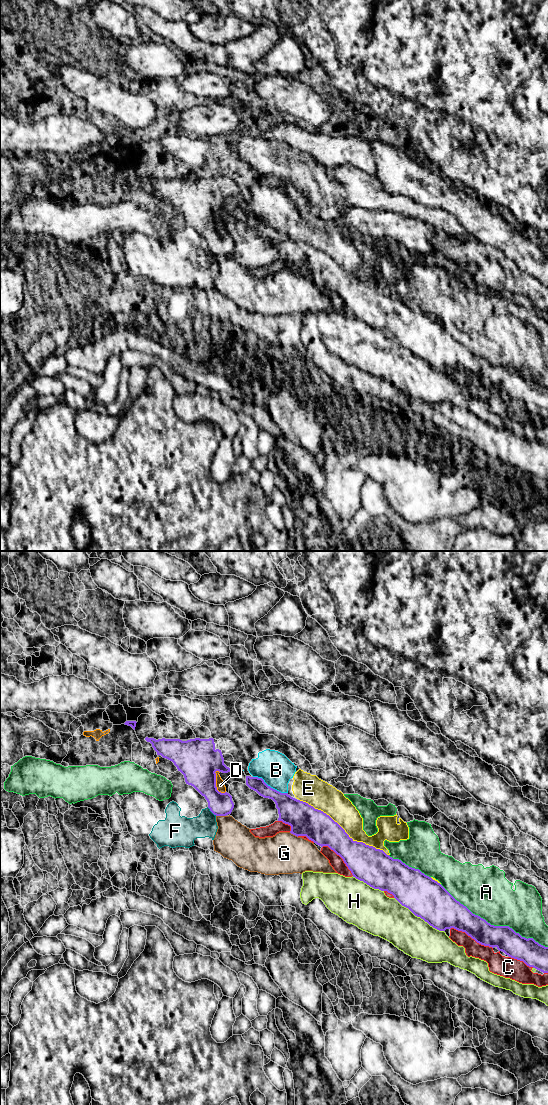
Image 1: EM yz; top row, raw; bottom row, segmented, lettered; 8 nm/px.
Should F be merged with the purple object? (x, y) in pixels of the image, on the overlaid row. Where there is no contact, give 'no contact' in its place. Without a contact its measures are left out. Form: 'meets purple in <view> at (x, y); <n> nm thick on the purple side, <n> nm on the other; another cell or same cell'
meets purple in yz at (212, 812); 190 nm thick on the purple side, 190 nm on the other; another cell

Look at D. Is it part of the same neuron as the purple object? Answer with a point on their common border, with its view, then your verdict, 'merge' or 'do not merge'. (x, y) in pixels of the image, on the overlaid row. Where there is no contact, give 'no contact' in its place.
meets purple in yz at (215, 783); do not merge

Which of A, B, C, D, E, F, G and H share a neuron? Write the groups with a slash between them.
A / B E / C / D / F / G / H

